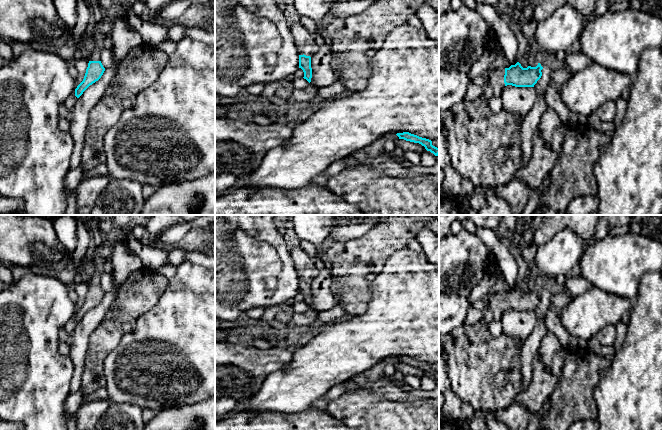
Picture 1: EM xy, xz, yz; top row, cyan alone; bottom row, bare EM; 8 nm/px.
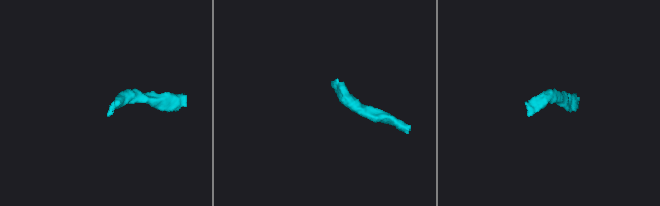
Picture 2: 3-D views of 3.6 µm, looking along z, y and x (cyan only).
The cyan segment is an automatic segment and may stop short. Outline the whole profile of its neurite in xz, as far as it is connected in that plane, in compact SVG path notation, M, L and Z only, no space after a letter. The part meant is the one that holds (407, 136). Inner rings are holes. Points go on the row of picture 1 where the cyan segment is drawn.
M409 132L397 133L396 135L399 137L399 139L404 139L406 141L410 141L410 142L421 144L422 146L425 147L425 149L427 151L430 151L435 156L439 155L439 148L433 146L432 145L432 141L429 140L429 139L419 137L419 136L411 134Z

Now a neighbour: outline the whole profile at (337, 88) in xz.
M338 80L330 86L317 88L317 95L325 100L333 99L344 93L346 93L345 86Z

